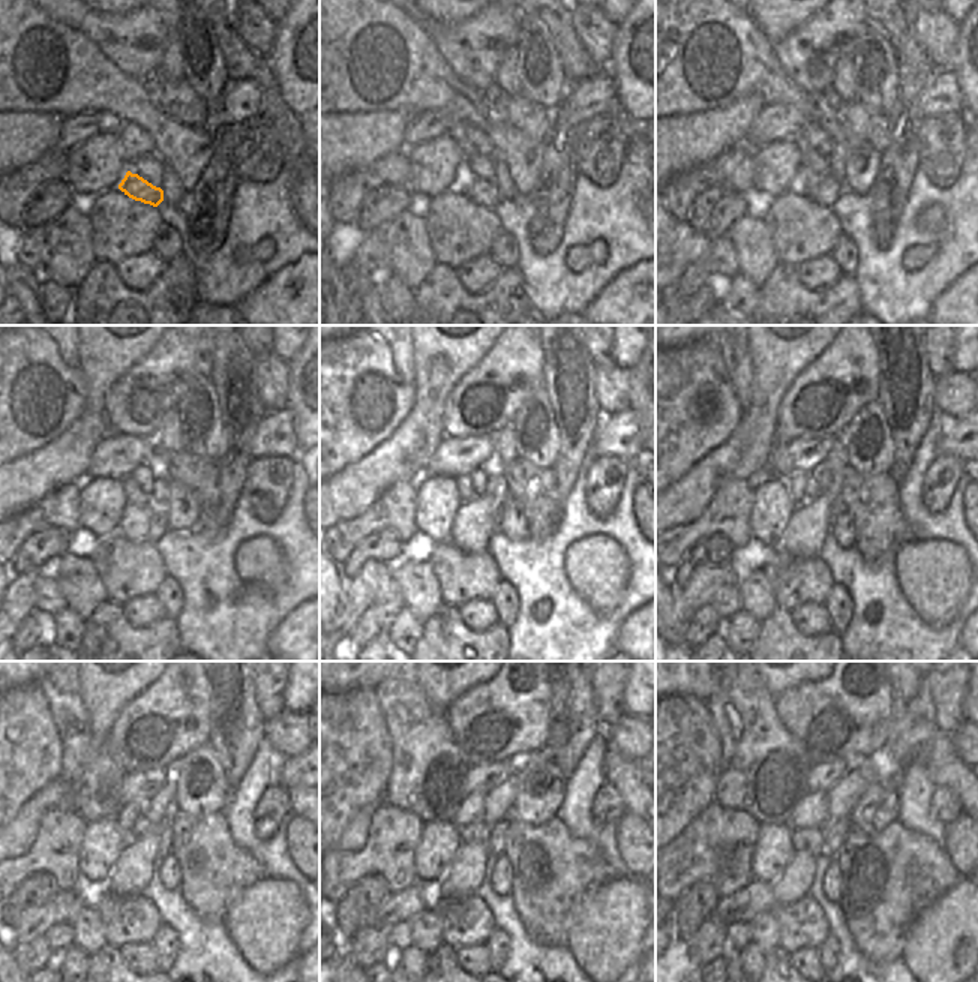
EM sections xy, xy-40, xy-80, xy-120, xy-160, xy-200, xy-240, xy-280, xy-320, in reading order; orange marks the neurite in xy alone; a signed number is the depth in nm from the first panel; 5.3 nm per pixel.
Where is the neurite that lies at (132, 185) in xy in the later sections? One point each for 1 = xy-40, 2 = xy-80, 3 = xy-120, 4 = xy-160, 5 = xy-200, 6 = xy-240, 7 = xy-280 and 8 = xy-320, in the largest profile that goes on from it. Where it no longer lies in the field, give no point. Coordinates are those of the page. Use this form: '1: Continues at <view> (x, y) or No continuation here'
1: Continues at xy-40 (485, 192)
2: Continues at xy-80 (828, 189)
3: Continues at xy-120 (158, 526)
4: Continues at xy-160 (497, 516)
5: Continues at xy-200 (837, 508)
6: Continues at xy-240 (164, 835)
7: Continues at xy-280 (497, 837)
8: Continues at xy-320 (834, 832)

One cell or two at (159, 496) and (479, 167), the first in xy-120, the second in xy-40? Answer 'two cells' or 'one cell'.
two cells

